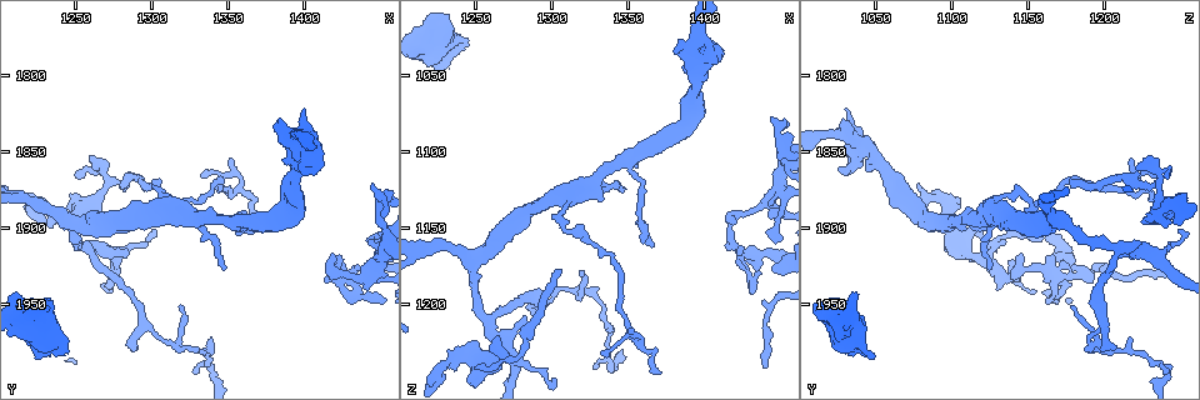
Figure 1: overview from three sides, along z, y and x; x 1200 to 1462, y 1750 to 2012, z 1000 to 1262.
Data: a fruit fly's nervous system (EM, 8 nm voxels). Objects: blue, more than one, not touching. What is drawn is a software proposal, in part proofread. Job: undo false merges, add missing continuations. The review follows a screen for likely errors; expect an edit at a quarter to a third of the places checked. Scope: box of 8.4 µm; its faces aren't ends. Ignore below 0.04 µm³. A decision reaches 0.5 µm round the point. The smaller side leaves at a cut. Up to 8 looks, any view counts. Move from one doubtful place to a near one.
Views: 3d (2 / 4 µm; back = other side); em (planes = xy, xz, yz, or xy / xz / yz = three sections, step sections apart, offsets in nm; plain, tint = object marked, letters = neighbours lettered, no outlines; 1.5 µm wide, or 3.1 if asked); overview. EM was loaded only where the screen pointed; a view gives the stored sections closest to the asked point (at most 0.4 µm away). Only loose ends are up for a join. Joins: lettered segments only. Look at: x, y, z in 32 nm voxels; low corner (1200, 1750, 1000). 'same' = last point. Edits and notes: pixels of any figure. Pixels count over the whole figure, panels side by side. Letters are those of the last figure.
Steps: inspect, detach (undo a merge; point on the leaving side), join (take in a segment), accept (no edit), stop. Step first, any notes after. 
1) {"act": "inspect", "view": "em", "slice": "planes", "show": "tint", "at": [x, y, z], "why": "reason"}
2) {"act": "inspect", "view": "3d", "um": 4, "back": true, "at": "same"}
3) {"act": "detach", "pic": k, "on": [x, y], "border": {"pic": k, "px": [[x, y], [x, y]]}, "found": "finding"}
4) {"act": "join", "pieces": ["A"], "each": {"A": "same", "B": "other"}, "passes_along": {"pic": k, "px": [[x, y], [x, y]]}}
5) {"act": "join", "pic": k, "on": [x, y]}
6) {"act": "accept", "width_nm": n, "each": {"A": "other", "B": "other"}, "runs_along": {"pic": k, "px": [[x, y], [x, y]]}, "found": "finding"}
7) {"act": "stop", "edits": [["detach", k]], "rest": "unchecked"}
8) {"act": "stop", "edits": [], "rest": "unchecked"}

{"act": "inspect", "view": "em", "slice": "planes", "show": "letters", "at": [1338, 1994, 1240], "why": "sharp bend"}

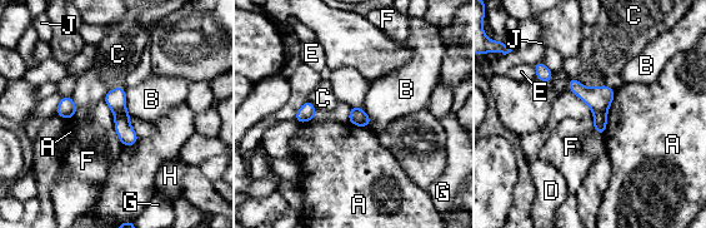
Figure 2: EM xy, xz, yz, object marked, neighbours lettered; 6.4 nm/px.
{"act": "detach", "pic": 2, "on": [600, 119], "width_nm": 110, "each": {"A": "other", "B": "other", "C": "other", "D": "other", "E": "other", "F": "other", "G": "other", "H": "other", "J": "other"}, "border": {"pic": 2, "px": [[605, 110], [594, 113]]}, "found": "two neurons meet here"}

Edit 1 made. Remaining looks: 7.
{"act": "inspect", "view": "overview"}

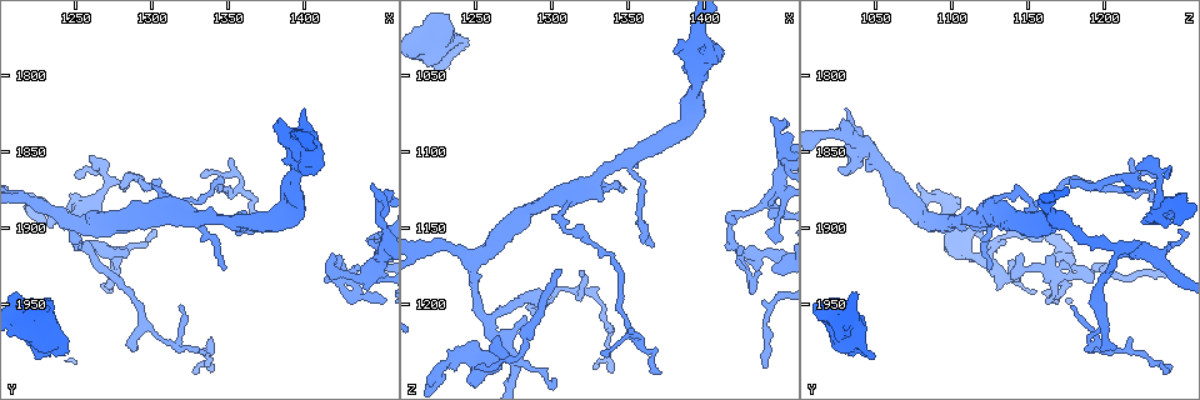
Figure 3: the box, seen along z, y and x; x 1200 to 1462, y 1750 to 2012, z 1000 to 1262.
{"act": "inspect", "view": "3d", "um": 4, "at": [1446, 1920, 1120], "why": "a fork"}

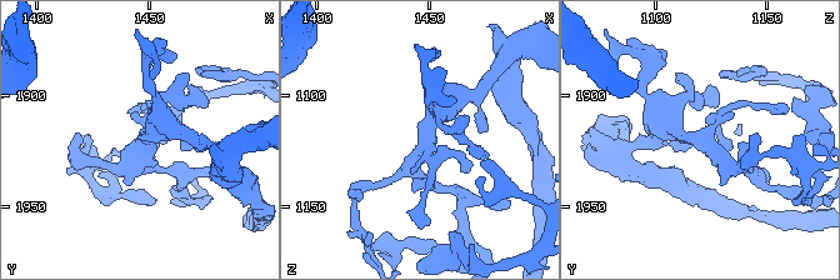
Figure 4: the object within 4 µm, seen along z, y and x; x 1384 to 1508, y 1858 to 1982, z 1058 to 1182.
{"act": "inspect", "view": "em", "slice": "xz", "step": 4, "show": "tint", "at": [1449, 1919, 1120]}

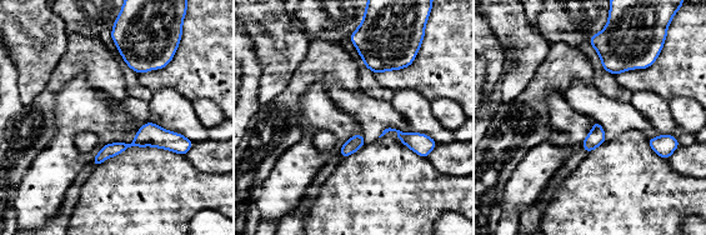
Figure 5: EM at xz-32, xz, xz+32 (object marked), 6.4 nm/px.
{"act": "inspect", "view": "em", "slice": "xy", "step": 4, "show": "letters", "at": "same", "why": "another direction"}

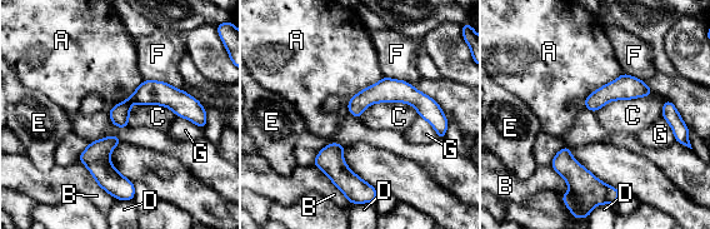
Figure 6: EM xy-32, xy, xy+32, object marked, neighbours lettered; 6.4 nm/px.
{"act": "accept", "longest_contact_nm": ["C", 400], "each": {"A": "other", "B": "other", "C": "other", "D": "other", "E": "other", "F": "other", "G": "other"}, "found": "all the same neuron"}

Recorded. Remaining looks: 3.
{"act": "inspect", "view": "em", "slice": "planes", "show": "letters", "at": [1312, 1890, 1128], "why": "branch point"}

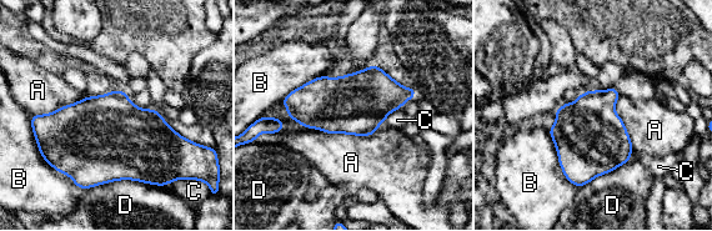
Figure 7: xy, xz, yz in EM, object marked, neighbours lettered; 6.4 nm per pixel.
{"act": "accept", "longest_contact_nm": ["A", 600], "each": {"A": "other", "B": "other", "C": "other", "D": "other"}, "found": "one neuron here"}

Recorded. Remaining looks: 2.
{"act": "stop", "edits": [["detach", 2]], "rest": "unchecked"}

